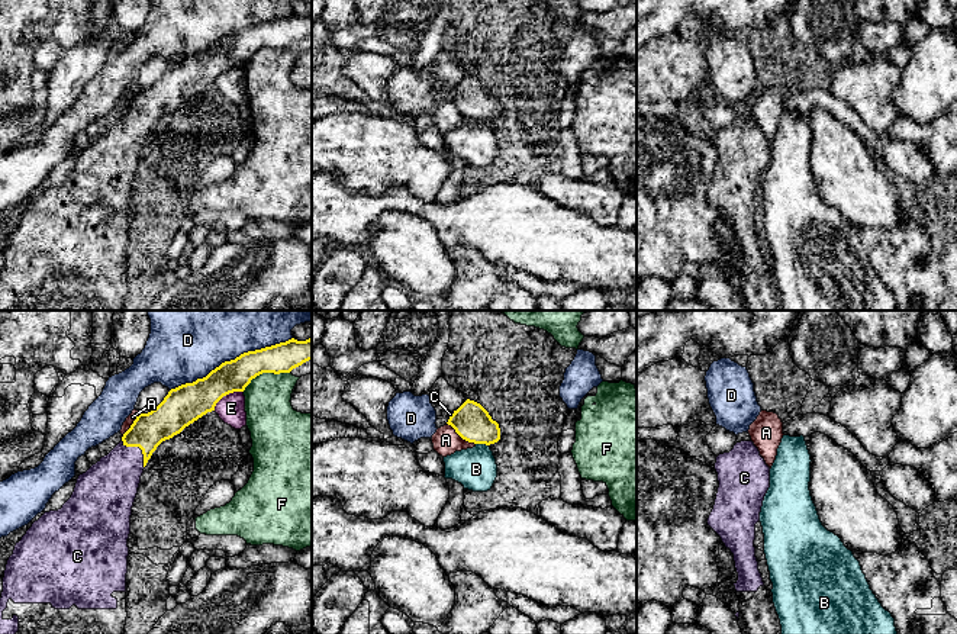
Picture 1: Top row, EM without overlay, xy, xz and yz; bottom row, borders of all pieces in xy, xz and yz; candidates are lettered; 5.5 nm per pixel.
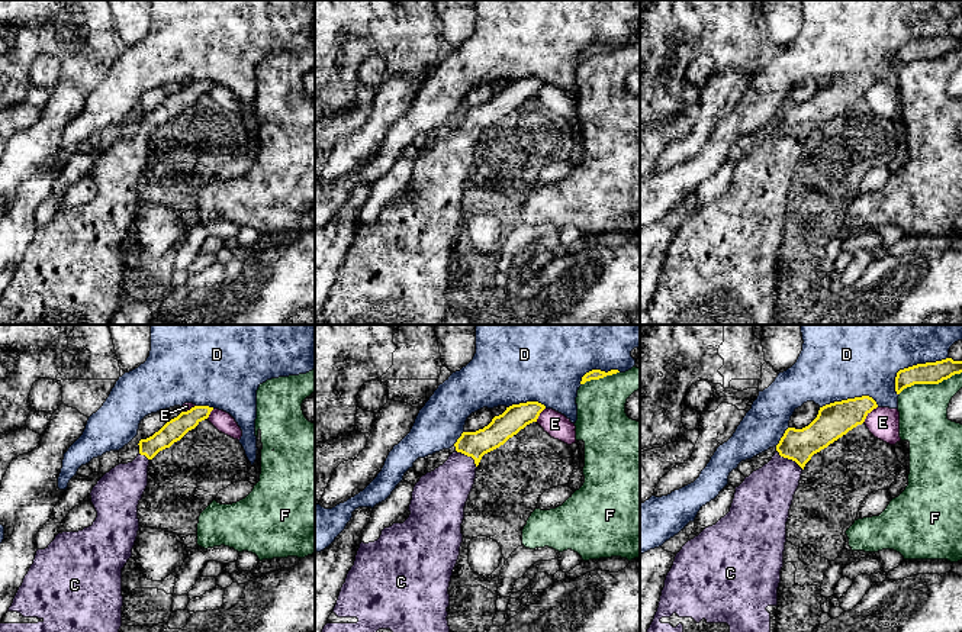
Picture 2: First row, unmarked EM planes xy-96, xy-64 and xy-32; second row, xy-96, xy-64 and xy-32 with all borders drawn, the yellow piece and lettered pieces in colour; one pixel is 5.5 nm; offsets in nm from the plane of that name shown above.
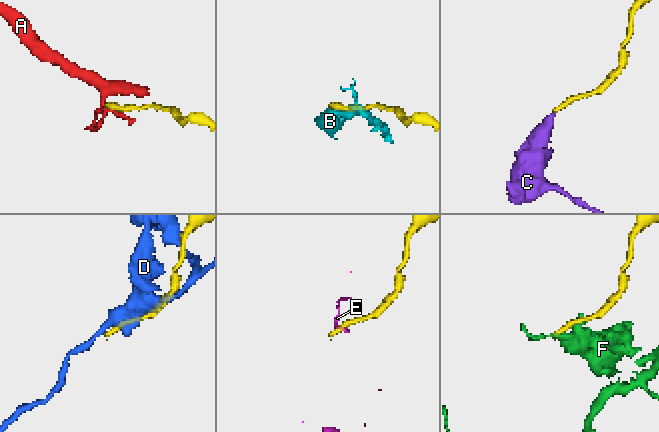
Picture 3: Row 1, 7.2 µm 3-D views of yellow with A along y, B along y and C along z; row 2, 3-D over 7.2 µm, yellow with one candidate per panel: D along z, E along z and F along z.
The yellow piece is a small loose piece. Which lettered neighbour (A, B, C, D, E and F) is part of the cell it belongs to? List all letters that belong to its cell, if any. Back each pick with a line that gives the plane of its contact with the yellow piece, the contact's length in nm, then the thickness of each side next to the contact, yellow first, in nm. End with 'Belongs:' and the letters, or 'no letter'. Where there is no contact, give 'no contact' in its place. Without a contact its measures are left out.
C: xy | 200 nm | 190/280 nm
Belongs: C

